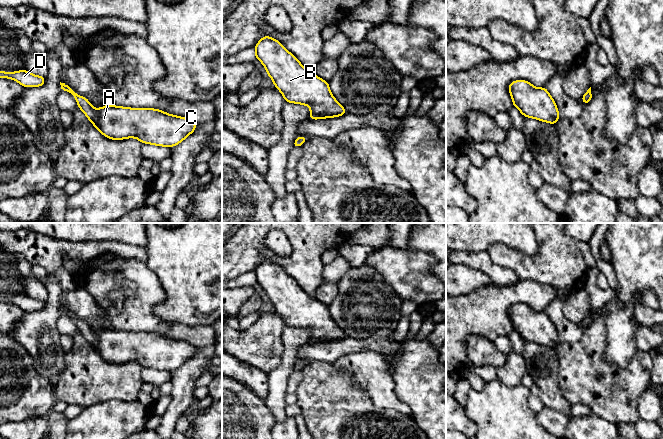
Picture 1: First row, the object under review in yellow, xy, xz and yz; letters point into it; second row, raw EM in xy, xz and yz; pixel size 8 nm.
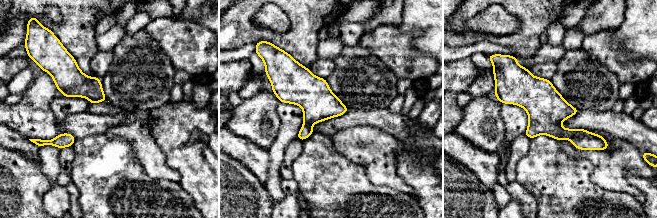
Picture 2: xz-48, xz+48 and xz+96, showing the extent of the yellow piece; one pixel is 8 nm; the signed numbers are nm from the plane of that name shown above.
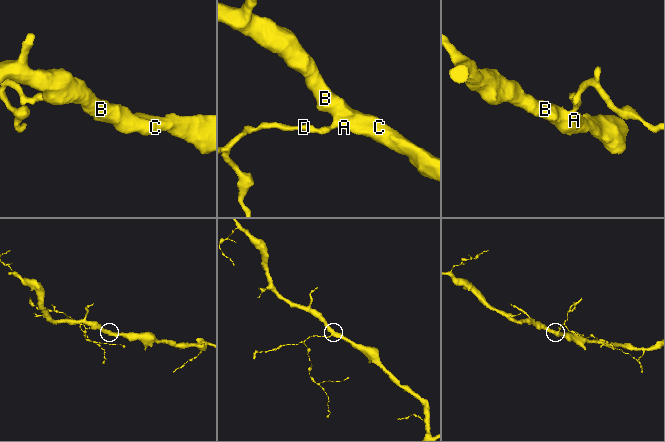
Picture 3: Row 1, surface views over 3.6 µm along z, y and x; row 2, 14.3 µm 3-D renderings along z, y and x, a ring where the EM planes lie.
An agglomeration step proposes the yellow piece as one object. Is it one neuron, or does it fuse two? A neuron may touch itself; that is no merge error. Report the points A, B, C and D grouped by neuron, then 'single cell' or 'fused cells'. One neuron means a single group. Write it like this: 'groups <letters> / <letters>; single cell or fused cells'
groups A B C D; single cell

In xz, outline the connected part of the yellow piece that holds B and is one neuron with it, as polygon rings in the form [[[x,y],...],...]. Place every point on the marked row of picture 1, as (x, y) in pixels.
[[[264,36],[254,49],[255,58],[264,65],[285,102],[309,106],[309,118],[312,120],[347,113],[332,95],[328,81],[309,72],[279,41]]]

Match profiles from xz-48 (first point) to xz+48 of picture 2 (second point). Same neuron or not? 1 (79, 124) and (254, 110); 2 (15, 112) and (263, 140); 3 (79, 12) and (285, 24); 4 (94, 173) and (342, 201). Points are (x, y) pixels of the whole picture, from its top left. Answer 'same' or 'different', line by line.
1: different
2: same
3: different
4: same

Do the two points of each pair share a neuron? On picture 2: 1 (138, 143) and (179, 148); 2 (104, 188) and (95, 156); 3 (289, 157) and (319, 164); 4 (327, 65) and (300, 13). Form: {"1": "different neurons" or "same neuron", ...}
{"1": "different neurons", "2": "same neuron", "3": "different neurons", "4": "different neurons"}

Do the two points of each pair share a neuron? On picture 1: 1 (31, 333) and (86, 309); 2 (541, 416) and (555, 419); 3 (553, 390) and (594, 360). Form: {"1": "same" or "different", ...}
{"1": "different", "2": "same", "3": "different"}

